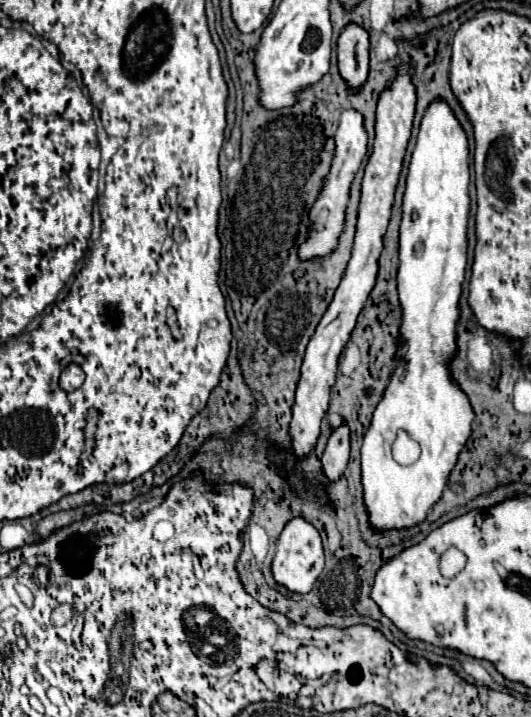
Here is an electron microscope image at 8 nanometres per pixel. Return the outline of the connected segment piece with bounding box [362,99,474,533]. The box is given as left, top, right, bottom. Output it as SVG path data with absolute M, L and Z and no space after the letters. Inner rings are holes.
M434 99L426 111L424 111L424 117L420 121L420 131L418 131L418 141L416 141L416 147L412 151L412 161L410 161L410 169L408 169L408 179L406 179L406 191L404 191L404 215L402 215L402 225L400 225L400 233L402 233L402 245L400 245L400 267L398 267L398 295L400 295L400 305L402 305L402 339L404 339L404 347L398 351L398 367L390 379L390 385L386 387L384 391L384 397L382 401L378 403L376 411L374 411L374 417L372 417L372 423L364 435L364 445L362 445L362 485L364 485L364 505L366 505L366 511L368 511L368 523L370 523L370 529L374 533L386 533L390 529L406 529L406 527L416 527L420 525L428 511L434 507L434 503L438 503L438 499L442 497L442 491L448 483L448 475L450 471L454 469L456 465L456 459L458 459L458 453L460 449L464 447L466 439L470 437L470 431L472 431L472 419L474 419L474 411L468 403L468 397L452 383L450 379L450 373L448 373L448 367L446 363L454 357L456 353L456 323L458 323L458 299L460 299L460 287L462 287L462 281L464 281L464 271L466 271L466 249L468 249L468 243L466 243L466 229L468 229L468 215L470 215L470 197L468 197L468 183L470 183L470 173L468 173L468 137L466 137L466 131L462 129L458 117L454 115L454 111L450 109L450 105L444 101L444 99ZM404 429L414 441L418 441L418 445L422 447L422 455L420 459L414 463L414 465L398 465L394 459L392 459L392 453L390 453L390 445L392 441L396 439L396 433Z

